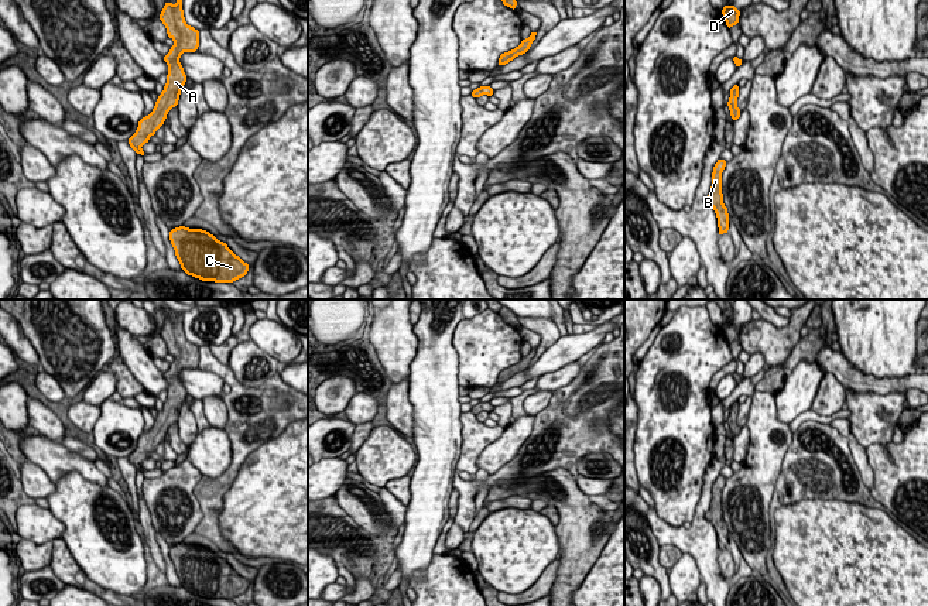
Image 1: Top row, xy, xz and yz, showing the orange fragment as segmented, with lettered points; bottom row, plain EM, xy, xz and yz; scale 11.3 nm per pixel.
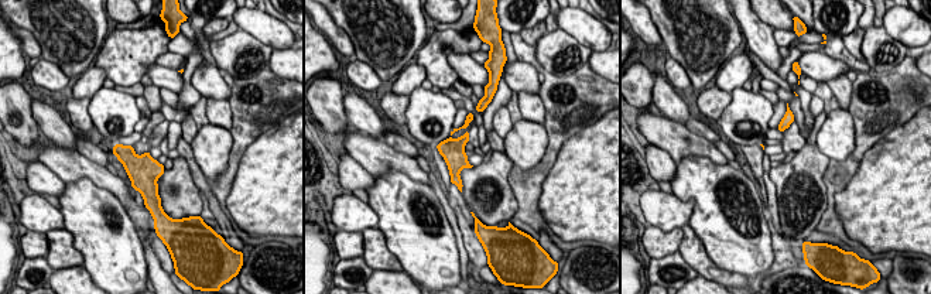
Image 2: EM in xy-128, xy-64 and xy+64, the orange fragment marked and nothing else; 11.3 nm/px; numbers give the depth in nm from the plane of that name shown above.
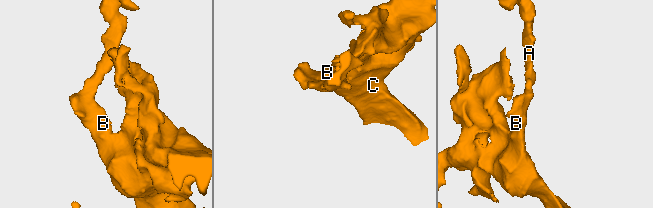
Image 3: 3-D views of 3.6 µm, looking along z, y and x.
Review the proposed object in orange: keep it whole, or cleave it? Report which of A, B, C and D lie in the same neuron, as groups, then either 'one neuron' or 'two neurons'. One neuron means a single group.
A B C D; one neuron

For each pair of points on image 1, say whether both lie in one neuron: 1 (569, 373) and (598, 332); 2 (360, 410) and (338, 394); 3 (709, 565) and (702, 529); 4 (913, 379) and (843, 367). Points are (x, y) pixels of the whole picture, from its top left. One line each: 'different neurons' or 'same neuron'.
1: same neuron
2: same neuron
3: same neuron
4: same neuron

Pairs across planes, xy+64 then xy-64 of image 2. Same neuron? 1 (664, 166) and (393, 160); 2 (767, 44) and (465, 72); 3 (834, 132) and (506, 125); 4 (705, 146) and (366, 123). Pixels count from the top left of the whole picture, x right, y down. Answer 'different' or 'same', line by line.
1: different
2: same
3: different
4: different

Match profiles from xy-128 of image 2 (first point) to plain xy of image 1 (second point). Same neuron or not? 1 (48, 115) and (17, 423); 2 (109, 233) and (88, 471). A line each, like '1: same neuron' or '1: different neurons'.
1: same neuron
2: different neurons

